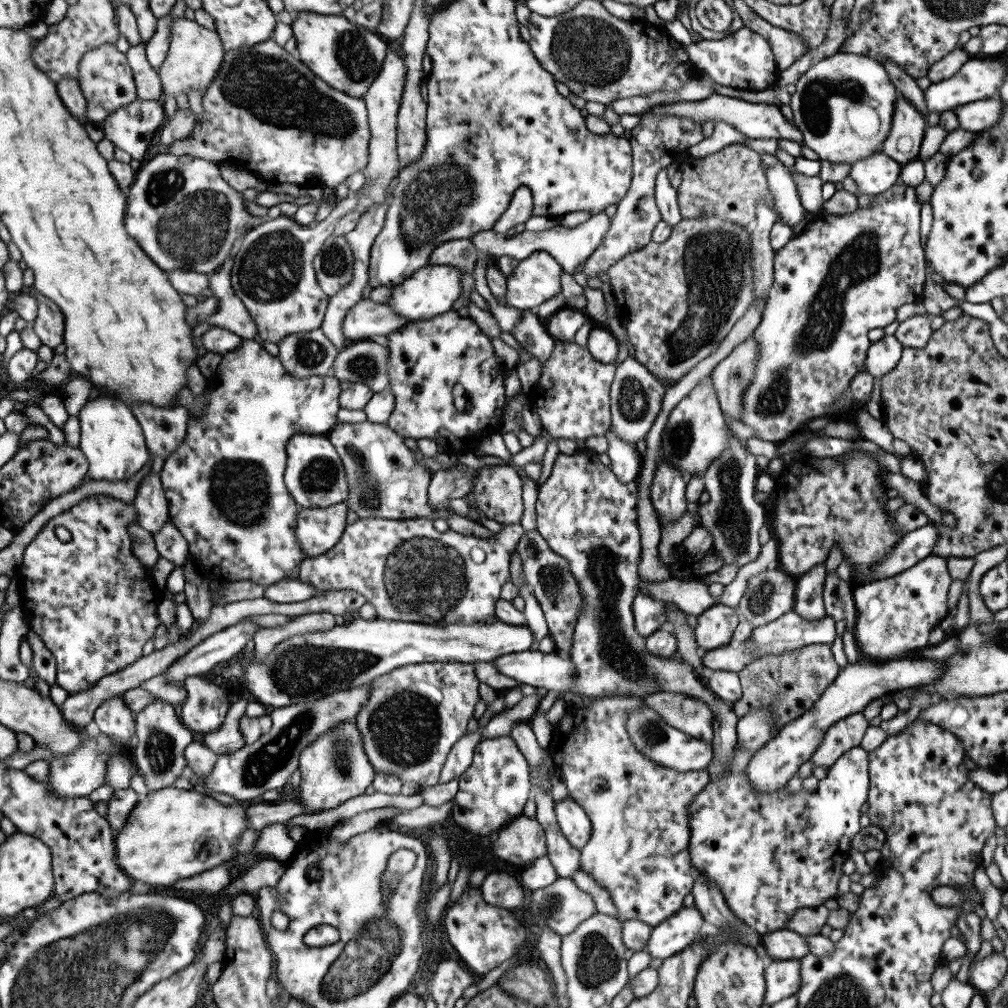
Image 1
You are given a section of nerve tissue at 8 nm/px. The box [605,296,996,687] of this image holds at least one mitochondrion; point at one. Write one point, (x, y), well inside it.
(731, 518)

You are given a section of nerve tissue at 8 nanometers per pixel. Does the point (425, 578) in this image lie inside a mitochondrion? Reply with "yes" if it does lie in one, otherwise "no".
yes

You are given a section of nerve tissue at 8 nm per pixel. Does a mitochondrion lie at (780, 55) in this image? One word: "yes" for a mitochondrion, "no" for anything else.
no

